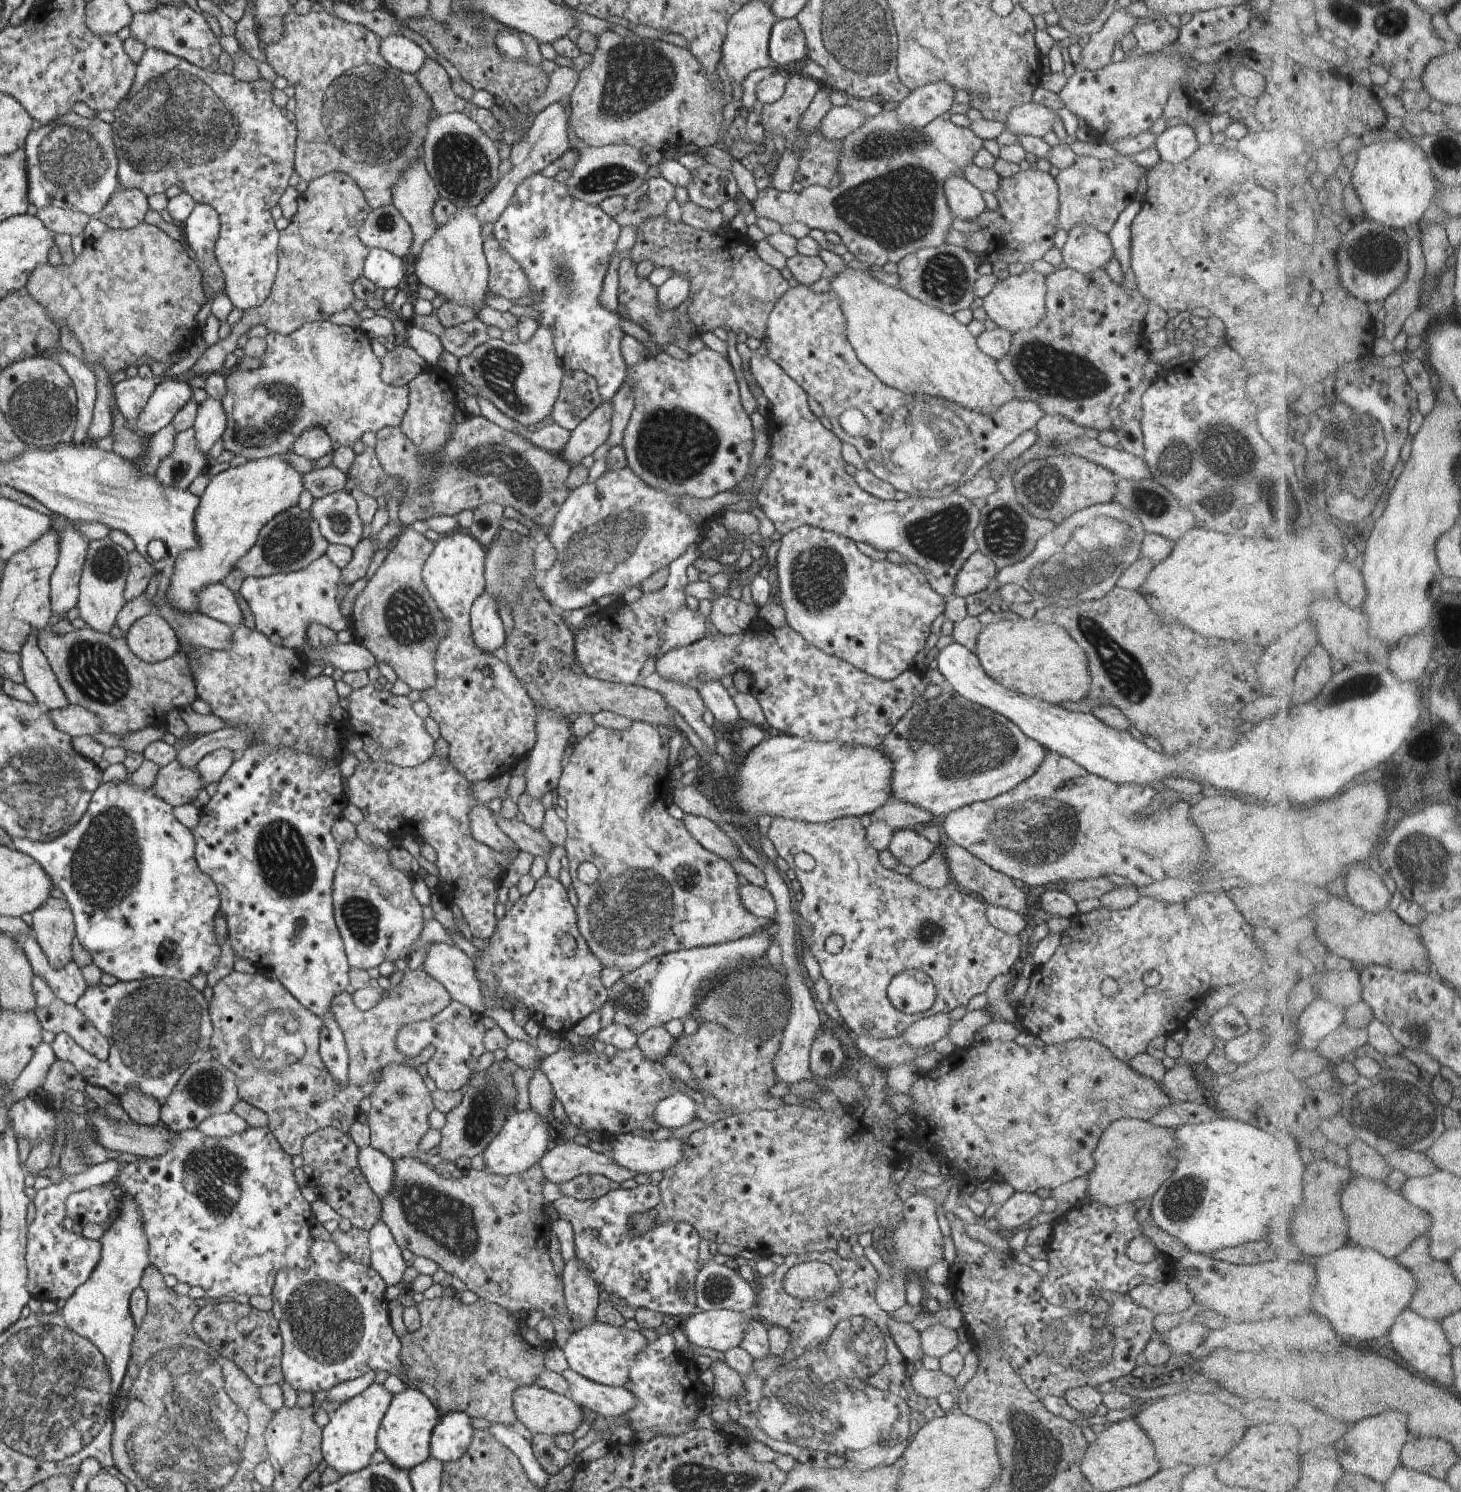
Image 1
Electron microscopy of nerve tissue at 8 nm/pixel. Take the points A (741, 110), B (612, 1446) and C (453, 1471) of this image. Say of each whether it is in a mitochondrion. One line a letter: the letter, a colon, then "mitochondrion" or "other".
A: other
B: other
C: other

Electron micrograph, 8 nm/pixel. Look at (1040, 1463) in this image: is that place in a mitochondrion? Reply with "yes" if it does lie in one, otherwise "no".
yes

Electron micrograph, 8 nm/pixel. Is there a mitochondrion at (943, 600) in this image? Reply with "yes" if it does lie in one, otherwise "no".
no

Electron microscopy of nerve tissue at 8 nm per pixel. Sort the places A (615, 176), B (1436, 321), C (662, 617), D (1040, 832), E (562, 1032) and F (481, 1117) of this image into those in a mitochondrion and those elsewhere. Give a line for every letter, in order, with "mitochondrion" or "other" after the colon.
A: mitochondrion
B: other
C: other
D: mitochondrion
E: other
F: mitochondrion

